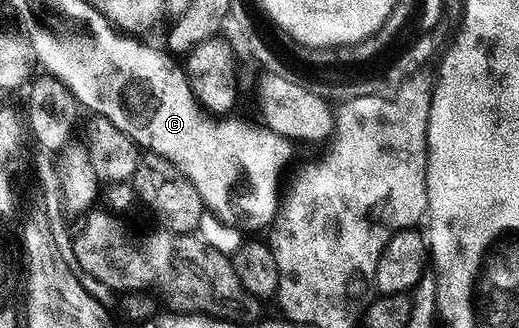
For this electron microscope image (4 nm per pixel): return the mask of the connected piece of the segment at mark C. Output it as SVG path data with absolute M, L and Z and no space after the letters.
M118 33L115 37L115 43L91 43L91 47L83 47L83 55L43 55L37 61L38 66L42 68L48 75L52 75L57 81L61 81L71 92L80 108L91 110L95 115L103 115L109 121L113 121L113 125L117 125L117 129L121 129L121 133L125 133L132 141L136 143L144 152L165 157L169 161L173 161L173 165L177 165L177 169L181 169L181 173L185 173L185 177L189 177L189 181L196 187L197 193L203 198L203 206L208 212L211 211L223 223L236 223L239 227L264 227L270 228L274 224L277 216L281 211L281 195L279 199L279 183L277 181L277 169L279 167L279 153L282 144L272 132L265 132L250 127L243 119L235 119L236 117L216 117L200 107L199 102L195 99L195 94L191 92L191 86L187 84L187 77L182 66L175 67L175 63L170 54L158 51L155 47L146 47L143 41L132 37L126 33Z

